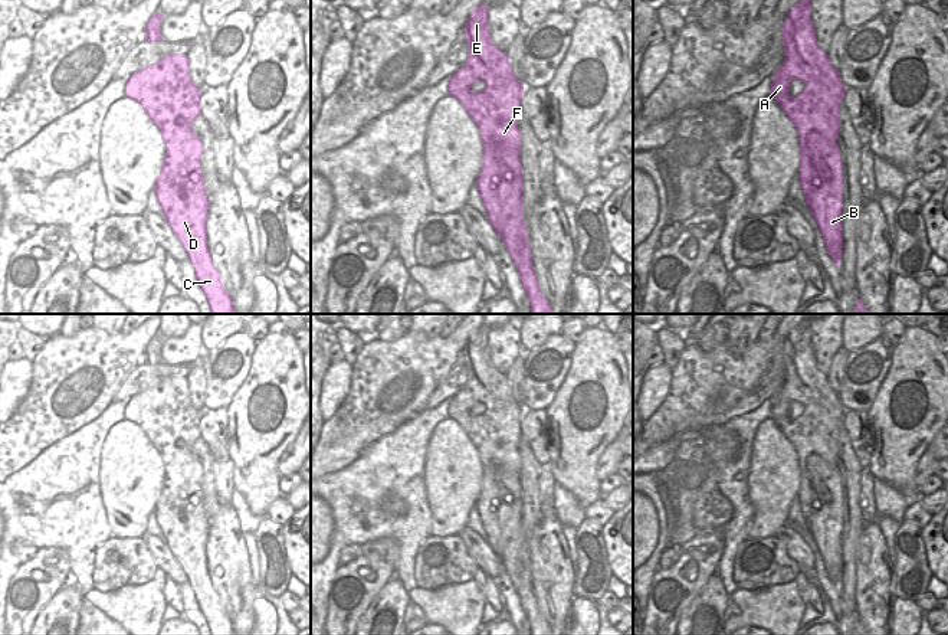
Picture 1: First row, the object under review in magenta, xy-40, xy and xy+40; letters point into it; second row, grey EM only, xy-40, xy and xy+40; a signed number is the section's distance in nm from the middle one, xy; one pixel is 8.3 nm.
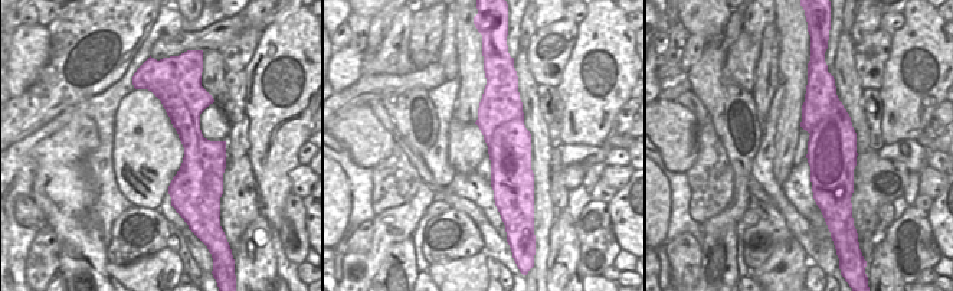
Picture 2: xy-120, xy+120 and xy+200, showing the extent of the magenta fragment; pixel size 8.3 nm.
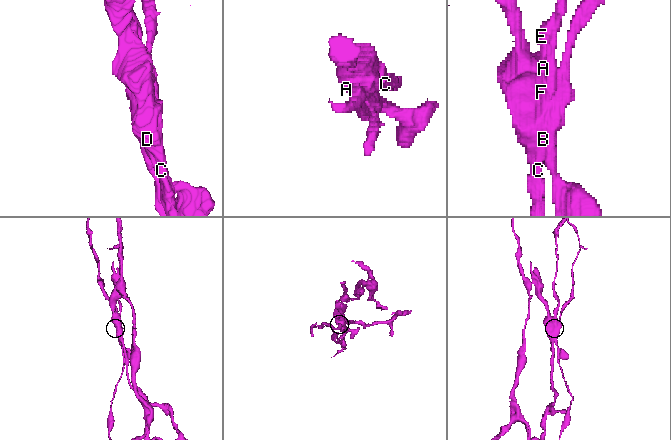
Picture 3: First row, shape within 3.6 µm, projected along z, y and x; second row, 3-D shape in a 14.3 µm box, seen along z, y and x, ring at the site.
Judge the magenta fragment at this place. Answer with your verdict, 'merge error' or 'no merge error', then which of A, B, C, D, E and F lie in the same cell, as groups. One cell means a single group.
merge error; A C D E F / B

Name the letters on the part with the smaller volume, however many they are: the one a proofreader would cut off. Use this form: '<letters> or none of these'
B

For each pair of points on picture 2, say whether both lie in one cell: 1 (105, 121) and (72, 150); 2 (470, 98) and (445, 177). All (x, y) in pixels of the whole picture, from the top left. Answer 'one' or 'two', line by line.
1: two
2: two

